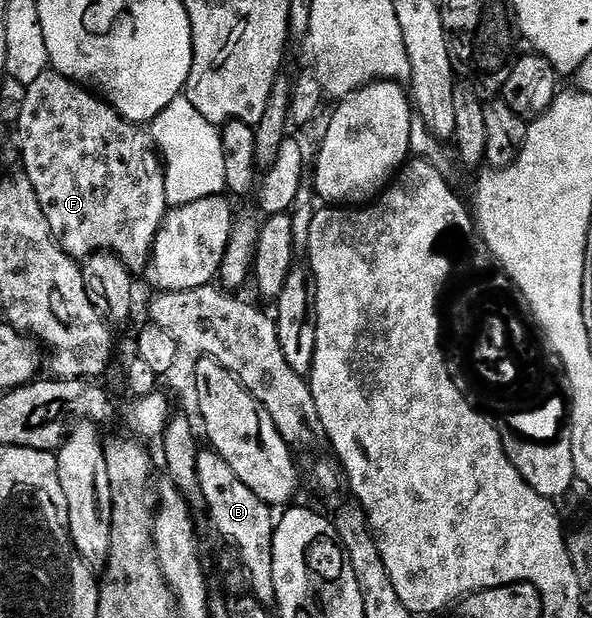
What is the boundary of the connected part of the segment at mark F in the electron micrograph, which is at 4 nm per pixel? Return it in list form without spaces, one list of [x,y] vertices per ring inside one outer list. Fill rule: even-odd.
[[[54,71],[33,79],[24,93],[27,94],[19,109],[19,145],[23,148],[21,169],[29,183],[33,183],[33,191],[37,191],[52,235],[70,257],[82,259],[90,253],[115,253],[132,274],[142,274],[151,260],[155,236],[169,208],[163,162],[150,132],[133,121],[126,121],[92,90]]]

